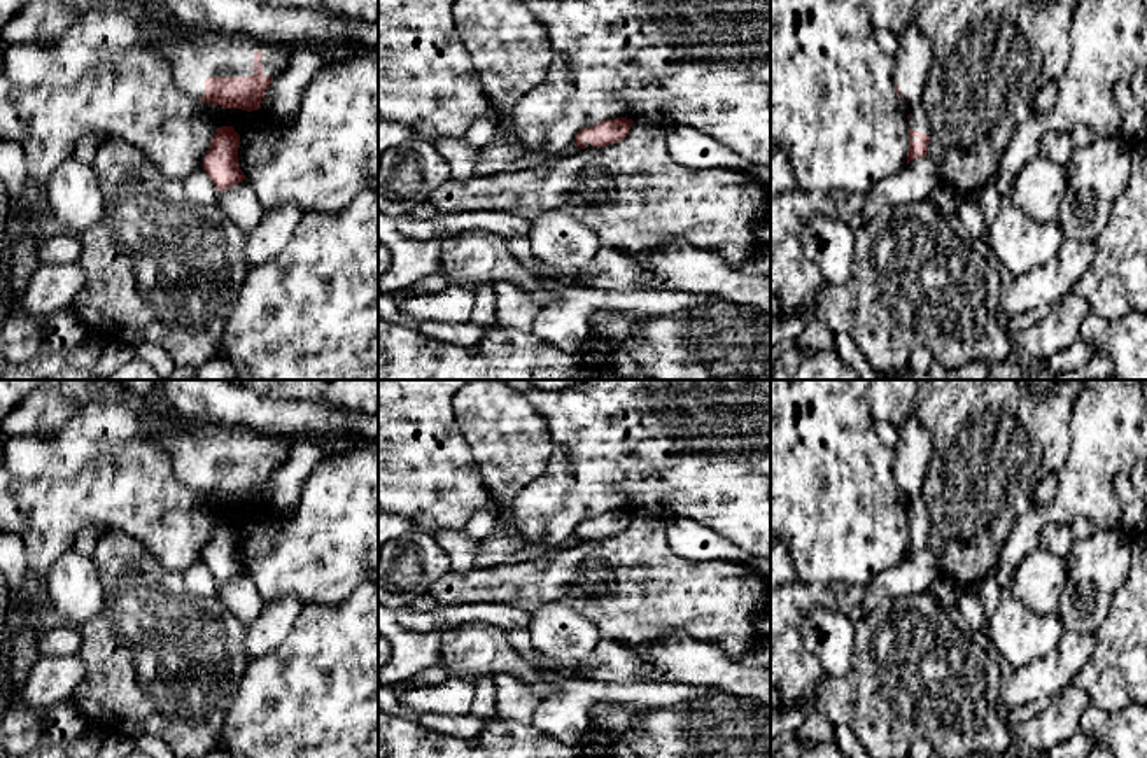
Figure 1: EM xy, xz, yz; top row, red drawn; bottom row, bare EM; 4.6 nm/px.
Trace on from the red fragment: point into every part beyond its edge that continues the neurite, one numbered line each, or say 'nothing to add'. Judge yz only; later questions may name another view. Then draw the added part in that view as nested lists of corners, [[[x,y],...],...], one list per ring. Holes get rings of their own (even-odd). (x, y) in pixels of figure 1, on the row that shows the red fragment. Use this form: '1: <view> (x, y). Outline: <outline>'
1: yz (913, 60). Outline: [[[912,19],[898,37],[898,49],[893,54],[893,81],[902,91],[909,107],[909,130],[930,137],[930,124],[925,116],[925,84],[933,65],[933,46]]]

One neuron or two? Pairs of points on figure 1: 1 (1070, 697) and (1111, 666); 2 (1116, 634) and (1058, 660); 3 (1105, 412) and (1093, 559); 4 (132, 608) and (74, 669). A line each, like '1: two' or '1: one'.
1: two
2: two
3: two
4: two

